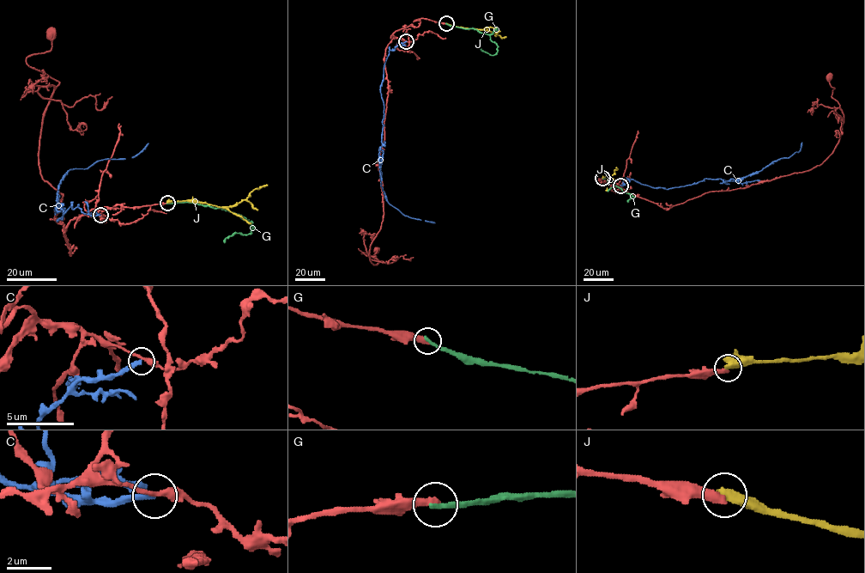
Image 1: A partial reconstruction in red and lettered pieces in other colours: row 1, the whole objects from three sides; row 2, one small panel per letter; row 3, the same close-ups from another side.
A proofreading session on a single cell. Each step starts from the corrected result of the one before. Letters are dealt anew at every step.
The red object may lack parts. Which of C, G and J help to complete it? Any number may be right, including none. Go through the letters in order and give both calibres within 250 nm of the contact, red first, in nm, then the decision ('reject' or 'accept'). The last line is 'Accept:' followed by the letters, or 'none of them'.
C: calibres 240 and 240 nm; reject
G: calibres 400 and 240 nm; reject
J: calibres 400 and 550 nm; reject
Accept: none of them

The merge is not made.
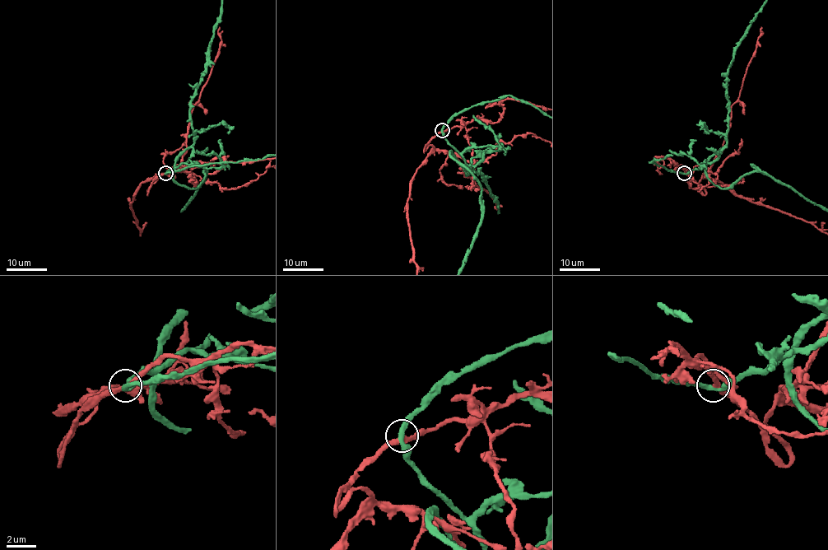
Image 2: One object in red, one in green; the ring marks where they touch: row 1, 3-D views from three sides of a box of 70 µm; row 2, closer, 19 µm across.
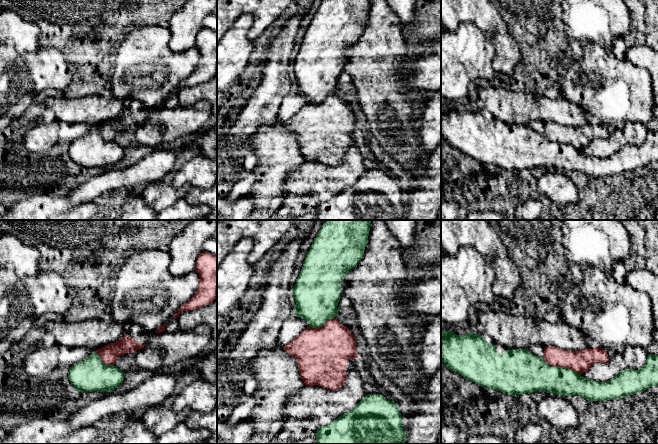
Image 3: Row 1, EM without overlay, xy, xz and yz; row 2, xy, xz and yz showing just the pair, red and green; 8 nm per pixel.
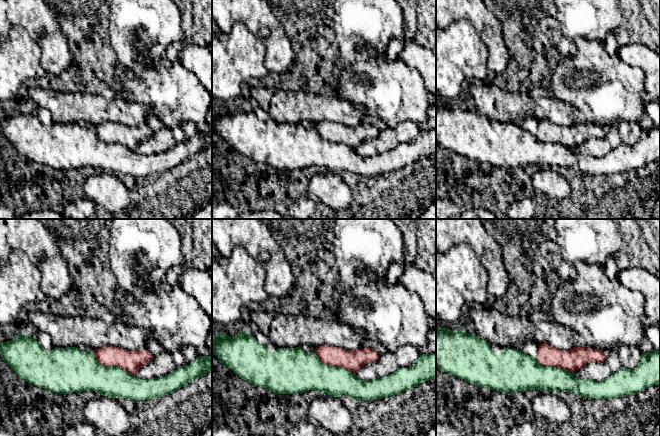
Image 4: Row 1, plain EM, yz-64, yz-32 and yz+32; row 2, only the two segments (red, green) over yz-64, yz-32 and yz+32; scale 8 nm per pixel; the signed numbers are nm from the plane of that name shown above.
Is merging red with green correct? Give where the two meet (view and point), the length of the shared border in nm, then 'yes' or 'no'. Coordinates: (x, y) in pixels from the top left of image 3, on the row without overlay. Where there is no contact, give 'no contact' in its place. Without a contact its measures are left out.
contact yz (561, 142); length 340 nm; no

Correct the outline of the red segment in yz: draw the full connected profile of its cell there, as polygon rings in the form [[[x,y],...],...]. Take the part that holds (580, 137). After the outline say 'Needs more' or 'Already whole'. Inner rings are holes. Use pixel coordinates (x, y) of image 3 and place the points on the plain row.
[[[550,121],[544,124],[543,135],[549,141],[568,144],[582,150],[594,139],[606,140],[610,134],[604,125],[598,123],[571,127]]]. Already whole

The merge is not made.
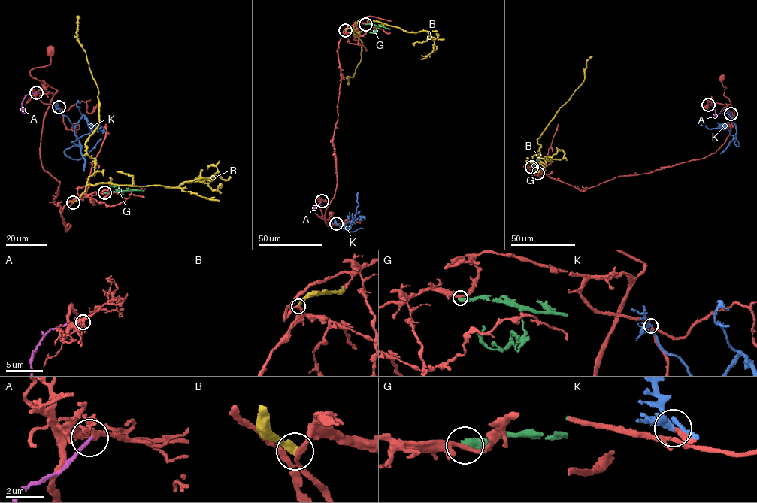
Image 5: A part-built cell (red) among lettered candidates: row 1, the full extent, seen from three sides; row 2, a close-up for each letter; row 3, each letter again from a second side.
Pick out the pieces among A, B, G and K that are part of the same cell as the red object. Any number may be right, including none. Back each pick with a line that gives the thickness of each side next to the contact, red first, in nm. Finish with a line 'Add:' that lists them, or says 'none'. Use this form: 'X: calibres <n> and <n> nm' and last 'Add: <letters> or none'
Add: none

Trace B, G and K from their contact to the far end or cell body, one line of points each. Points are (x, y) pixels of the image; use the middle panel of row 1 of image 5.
B: (345, 30), (353, 27), (361, 43), (361, 60), (353, 77), (348, 77), (348, 85)
G: (365, 24), (373, 24), (376, 30), (370, 32), (369, 28)
K: (336, 223), (349, 228), (340, 227), (348, 231), (363, 228)

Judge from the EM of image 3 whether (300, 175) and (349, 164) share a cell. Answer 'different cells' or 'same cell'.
same cell

